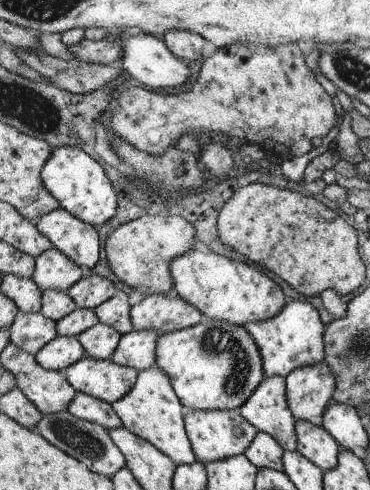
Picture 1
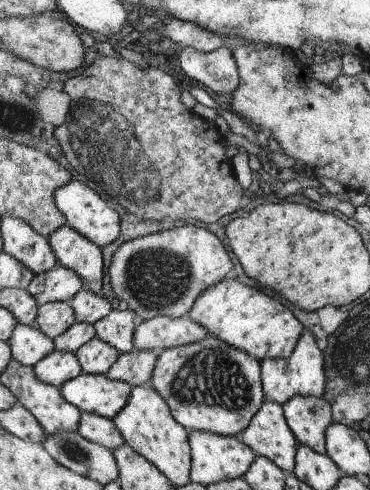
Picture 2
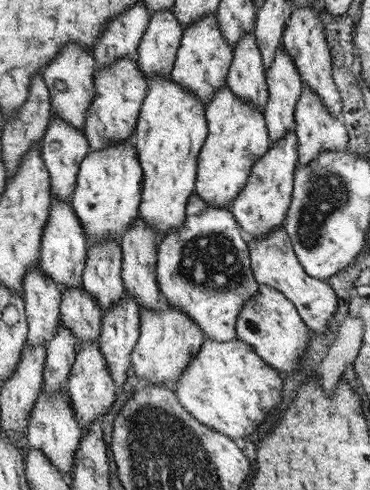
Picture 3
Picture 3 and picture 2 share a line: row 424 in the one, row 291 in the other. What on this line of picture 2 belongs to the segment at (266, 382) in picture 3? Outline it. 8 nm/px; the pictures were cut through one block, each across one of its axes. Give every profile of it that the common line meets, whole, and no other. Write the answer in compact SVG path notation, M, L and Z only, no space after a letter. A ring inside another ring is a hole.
M223 280L215 286L211 286L211 290L205 290L197 298L195 306L191 308L191 312L187 316L193 322L201 324L209 332L209 336L219 338L221 342L233 346L235 350L247 352L259 364L263 364L263 360L267 360L267 358L271 358L271 360L291 358L291 354L295 352L295 346L301 338L301 330L305 330L295 320L295 316L275 298L271 298L255 288L243 286L237 280Z

